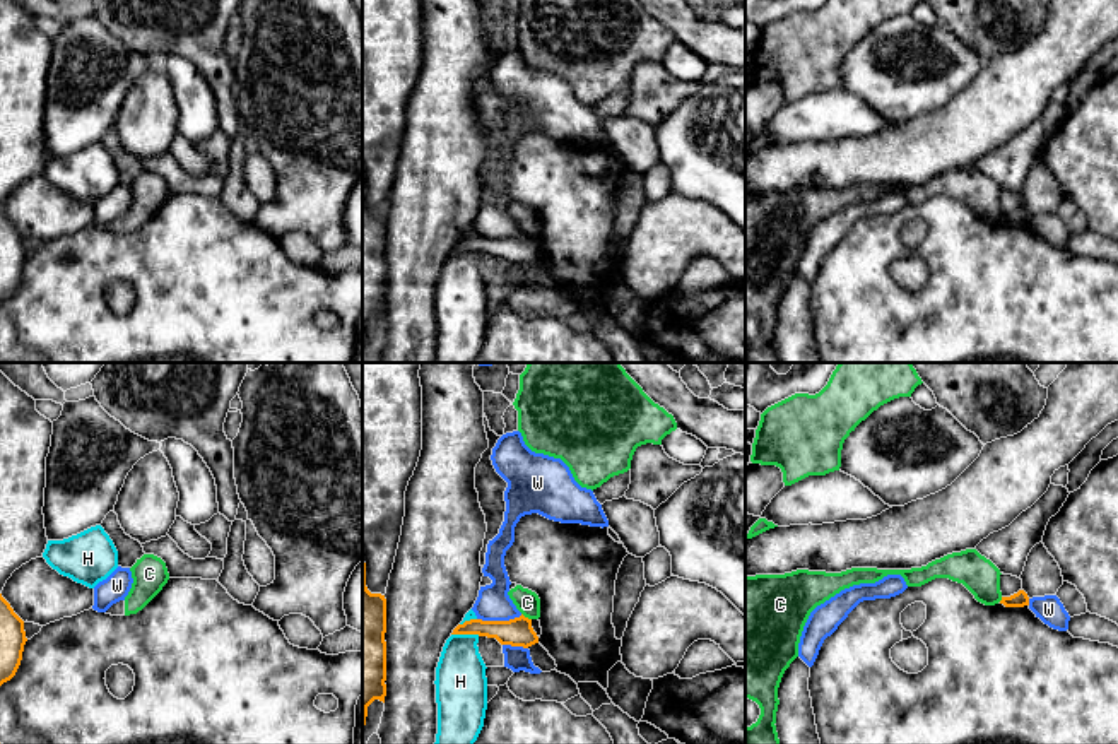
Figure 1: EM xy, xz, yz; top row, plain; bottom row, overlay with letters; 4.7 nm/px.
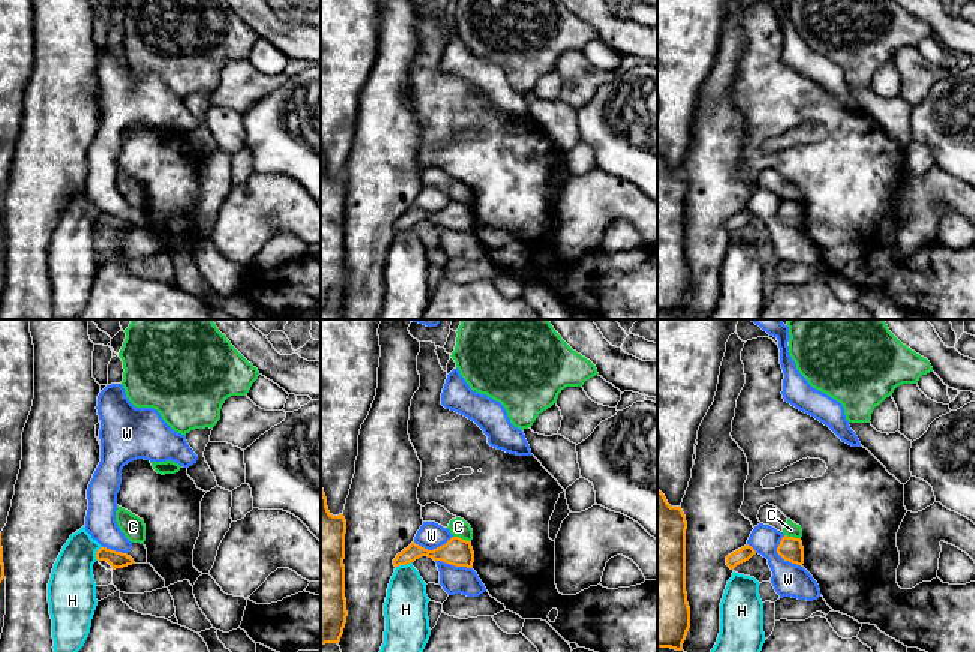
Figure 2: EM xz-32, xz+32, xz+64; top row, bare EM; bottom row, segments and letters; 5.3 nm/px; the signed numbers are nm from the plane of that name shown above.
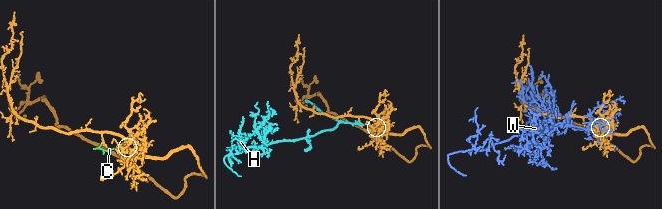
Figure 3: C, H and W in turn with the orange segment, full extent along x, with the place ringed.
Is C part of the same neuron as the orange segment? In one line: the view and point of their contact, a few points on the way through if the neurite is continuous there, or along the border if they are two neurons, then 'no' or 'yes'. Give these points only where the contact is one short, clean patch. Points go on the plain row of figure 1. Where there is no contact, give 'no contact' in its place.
meets orange in xz at (527, 235); border along xz (522, 230), (530, 236); no

